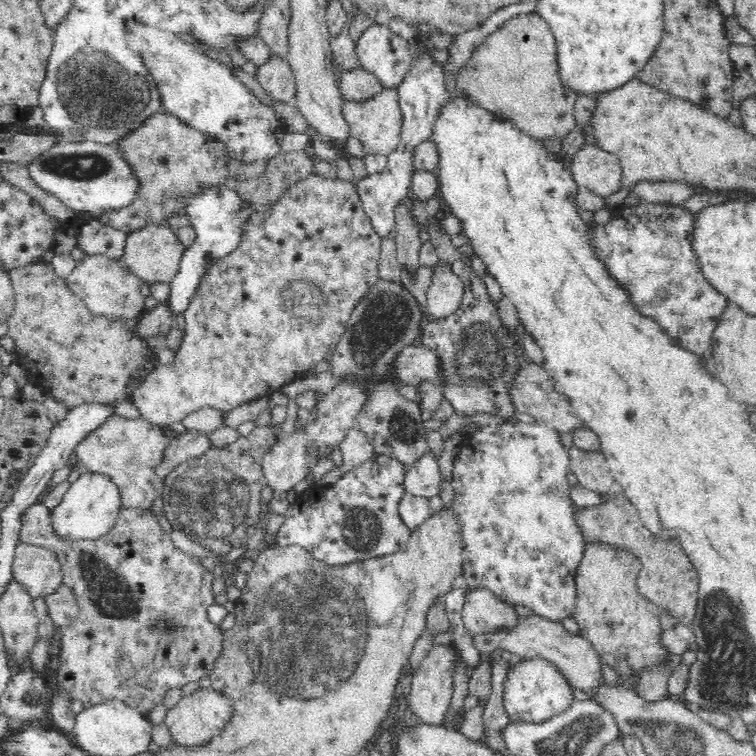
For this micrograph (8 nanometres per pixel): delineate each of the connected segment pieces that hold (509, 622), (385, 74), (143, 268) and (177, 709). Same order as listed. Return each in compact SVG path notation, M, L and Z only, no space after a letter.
M484 587L467 591L461 614L464 630L471 637L513 632L520 625L513 605L501 601Z
M386 24L367 26L355 40L354 52L358 64L374 73L385 88L388 89L394 89L402 82L414 62L414 50L411 48L411 41L400 38L399 35L390 31Z
M152 225L127 235L122 260L132 269L134 274L146 283L165 282L170 284L180 273L180 264L186 250L186 245L180 240L175 229L165 225Z
M199 688L192 694L184 694L177 704L167 708L164 723L173 740L182 744L198 745L219 733L234 716L234 701L224 692L214 688Z

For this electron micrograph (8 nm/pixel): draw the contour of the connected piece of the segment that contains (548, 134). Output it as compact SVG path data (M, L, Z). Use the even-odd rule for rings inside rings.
M534 10L516 13L503 20L496 30L485 34L468 63L476 78L476 88L466 88L466 101L489 112L498 120L511 123L522 135L534 140L558 139L577 126L573 110L578 91L568 87L562 79L555 36L548 22Z

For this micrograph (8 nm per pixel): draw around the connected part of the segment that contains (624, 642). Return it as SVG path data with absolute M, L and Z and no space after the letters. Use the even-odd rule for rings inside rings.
M596 539L588 541L576 572L577 598L572 617L580 626L579 635L591 641L605 663L615 668L618 675L628 677L637 673L643 664L654 664L659 655L666 654L657 639L662 632L658 606L638 592L635 581L638 570L640 560L628 546Z

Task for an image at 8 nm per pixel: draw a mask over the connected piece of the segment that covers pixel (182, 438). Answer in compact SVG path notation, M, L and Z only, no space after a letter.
M184 431L180 433L178 439L168 444L164 450L164 458L156 465L155 473L164 479L176 466L188 456L202 455L209 447L207 438L204 434L194 431Z

